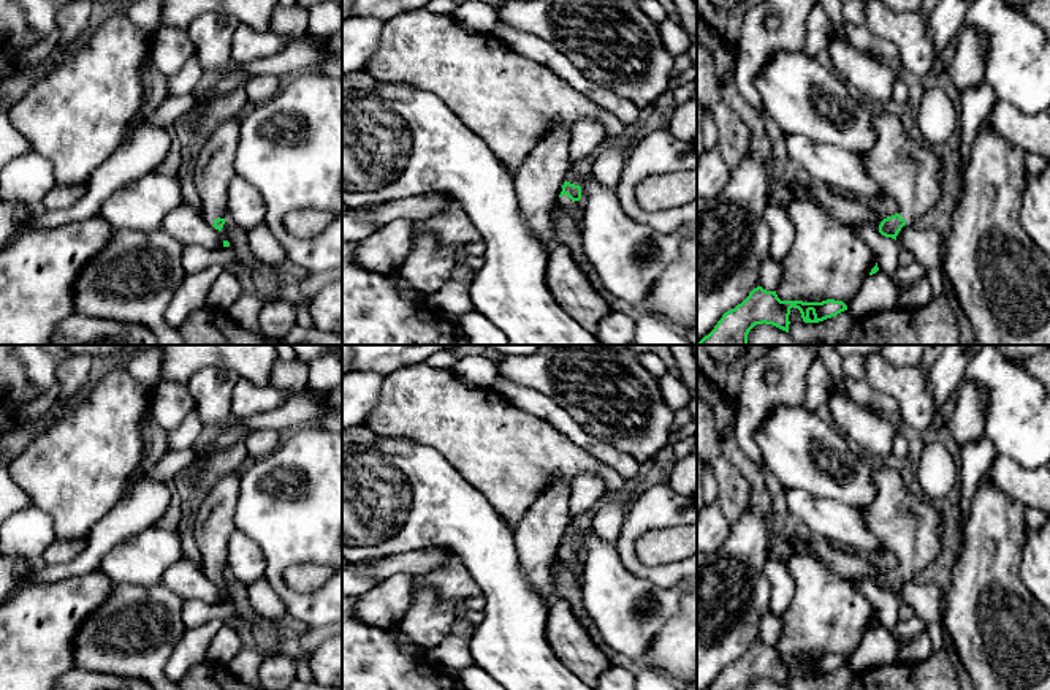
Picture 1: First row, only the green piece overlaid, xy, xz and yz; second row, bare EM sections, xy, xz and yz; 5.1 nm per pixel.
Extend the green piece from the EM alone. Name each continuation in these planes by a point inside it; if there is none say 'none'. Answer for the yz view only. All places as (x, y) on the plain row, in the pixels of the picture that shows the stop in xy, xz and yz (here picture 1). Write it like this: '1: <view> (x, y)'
1: yz (911, 527)

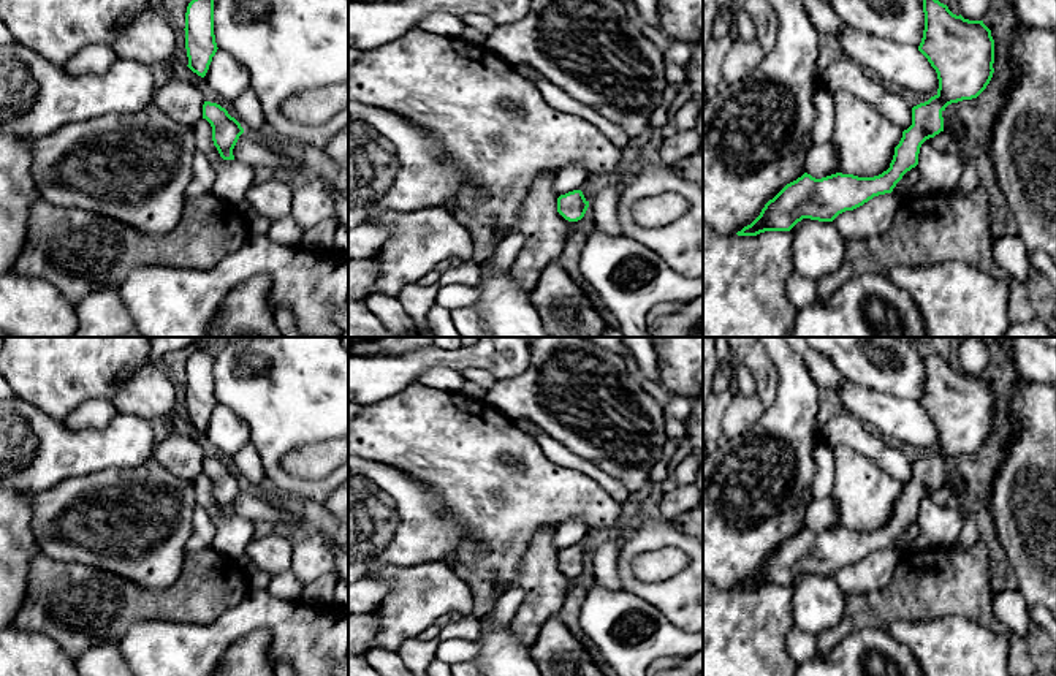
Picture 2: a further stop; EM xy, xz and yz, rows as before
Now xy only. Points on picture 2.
none

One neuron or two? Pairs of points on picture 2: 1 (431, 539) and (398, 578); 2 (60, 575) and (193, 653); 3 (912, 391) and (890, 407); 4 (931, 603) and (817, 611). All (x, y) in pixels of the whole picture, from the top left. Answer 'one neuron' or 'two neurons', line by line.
1: two neurons
2: two neurons
3: two neurons
4: two neurons

